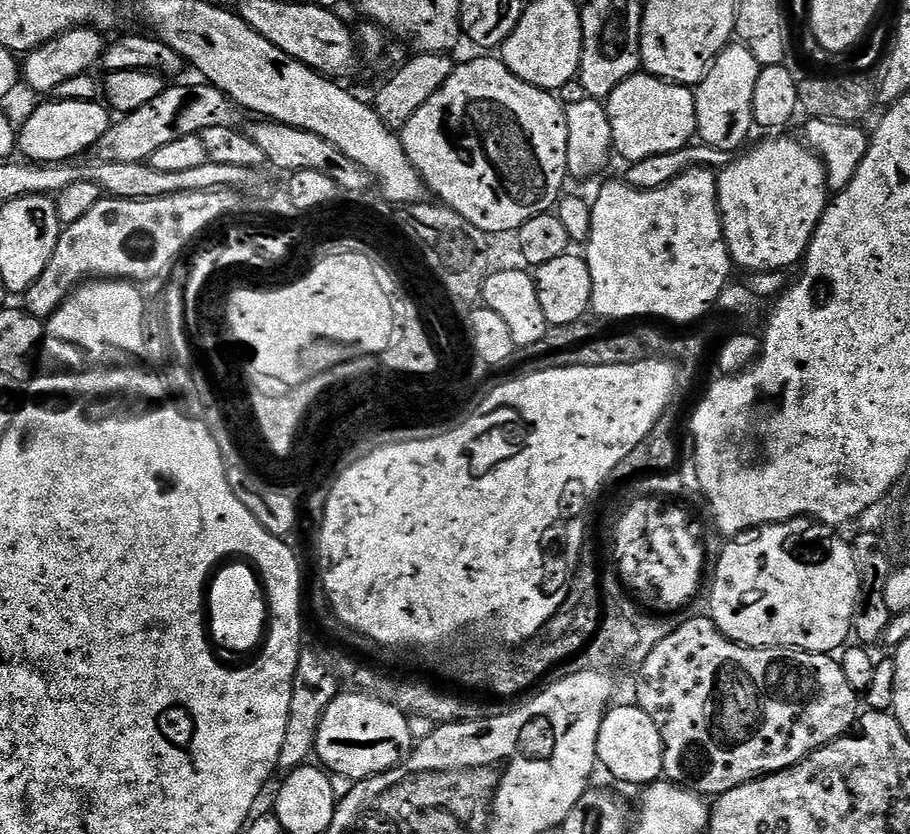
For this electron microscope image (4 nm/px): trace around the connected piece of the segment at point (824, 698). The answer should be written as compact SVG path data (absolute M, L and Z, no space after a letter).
M707 615L694 616L682 626L672 628L650 654L635 669L636 697L634 703L650 718L654 718L654 726L658 726L658 734L662 734L664 747L664 774L663 779L680 788L687 788L701 798L718 798L724 792L734 790L751 780L759 780L761 776L769 776L792 768L802 762L811 752L825 748L830 742L839 740L841 736L849 735L857 727L858 717L862 712L862 700L858 693L846 682L846 674L842 674L839 659L823 652L799 652L796 648L747 648L745 644L736 644L726 639L716 628L716 624Z

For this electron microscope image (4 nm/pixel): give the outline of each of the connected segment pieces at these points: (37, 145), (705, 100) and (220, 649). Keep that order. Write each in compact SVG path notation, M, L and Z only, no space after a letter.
M57 98L49 99L49 104L41 103L39 106L33 107L32 112L21 123L18 128L18 152L25 161L35 162L37 164L63 164L65 162L75 161L76 156L80 156L84 151L95 149L96 143L102 138L102 134L106 134L110 123L110 112L103 103L95 100L74 101L59 100Z
M733 42L716 55L716 60L708 72L695 85L696 94L696 131L699 139L711 148L735 153L740 143L754 132L752 107L754 106L754 82L762 65L746 50L746 46Z
M229 550L225 556L216 556L212 564L202 573L199 588L199 607L200 607L200 632L206 638L204 641L207 648L208 657L212 657L212 661L218 663L222 670L233 672L234 674L247 674L252 669L257 669L262 662L266 662L266 653L268 652L268 644L272 644L272 627L276 624L276 612L272 612L272 592L268 592L268 576L264 576L264 568L260 568L260 560L256 560L256 556L248 556L248 552L239 553Z

